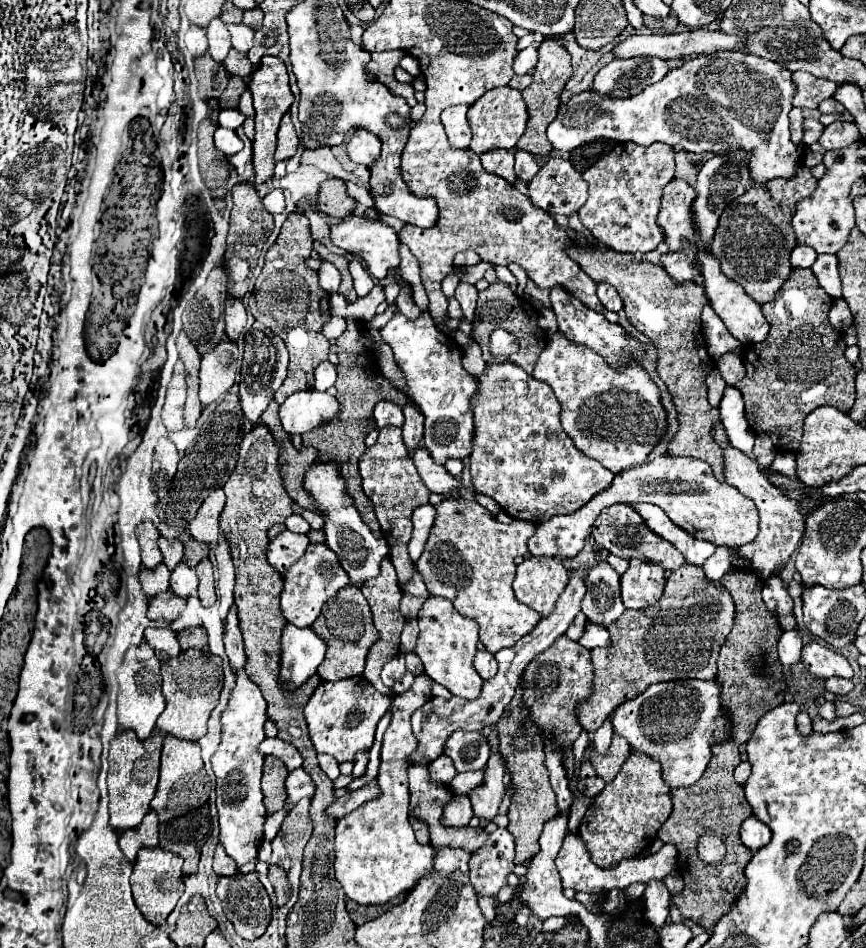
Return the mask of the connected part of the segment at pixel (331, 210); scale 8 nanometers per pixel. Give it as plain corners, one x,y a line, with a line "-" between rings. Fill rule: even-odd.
329,179
329,181
321,183
317,205
329,217
341,221
341,219
353,215
357,201
347,195
347,187
341,179

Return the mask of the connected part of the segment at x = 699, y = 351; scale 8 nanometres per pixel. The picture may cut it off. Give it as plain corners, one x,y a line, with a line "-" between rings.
579,245
569,251
593,281
605,281
617,289
629,321
645,333
659,351
657,373
667,383
679,413
679,431
669,445
669,455
703,459
713,467
715,477
723,481
723,447
711,439
711,429
721,423
721,417
719,409
709,405
705,385
705,377
713,369
713,359
709,357
701,335
701,309
707,303
703,287
697,283
685,283
679,287
659,265
651,265
647,261
635,263
635,257
627,253
623,255
611,249
583,249

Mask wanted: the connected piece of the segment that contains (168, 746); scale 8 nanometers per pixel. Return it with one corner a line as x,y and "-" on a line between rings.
167,735
163,739
163,751
161,751
161,777
157,785
157,793
151,801
151,809
159,815
159,821
171,821
175,817
187,815
199,807
203,807
209,799
209,777
203,769
201,761
201,749
193,741
177,739
173,735

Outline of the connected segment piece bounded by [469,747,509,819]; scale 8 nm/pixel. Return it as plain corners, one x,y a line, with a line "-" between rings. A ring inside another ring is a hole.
493,747
493,753
487,761
487,769
485,769
485,779
483,785
479,785
477,789
473,789
469,793
469,799
473,803
473,811
477,817
485,817
485,819
493,819
499,811
503,793
505,793
505,785
507,785
507,771
503,767
501,755
499,751

